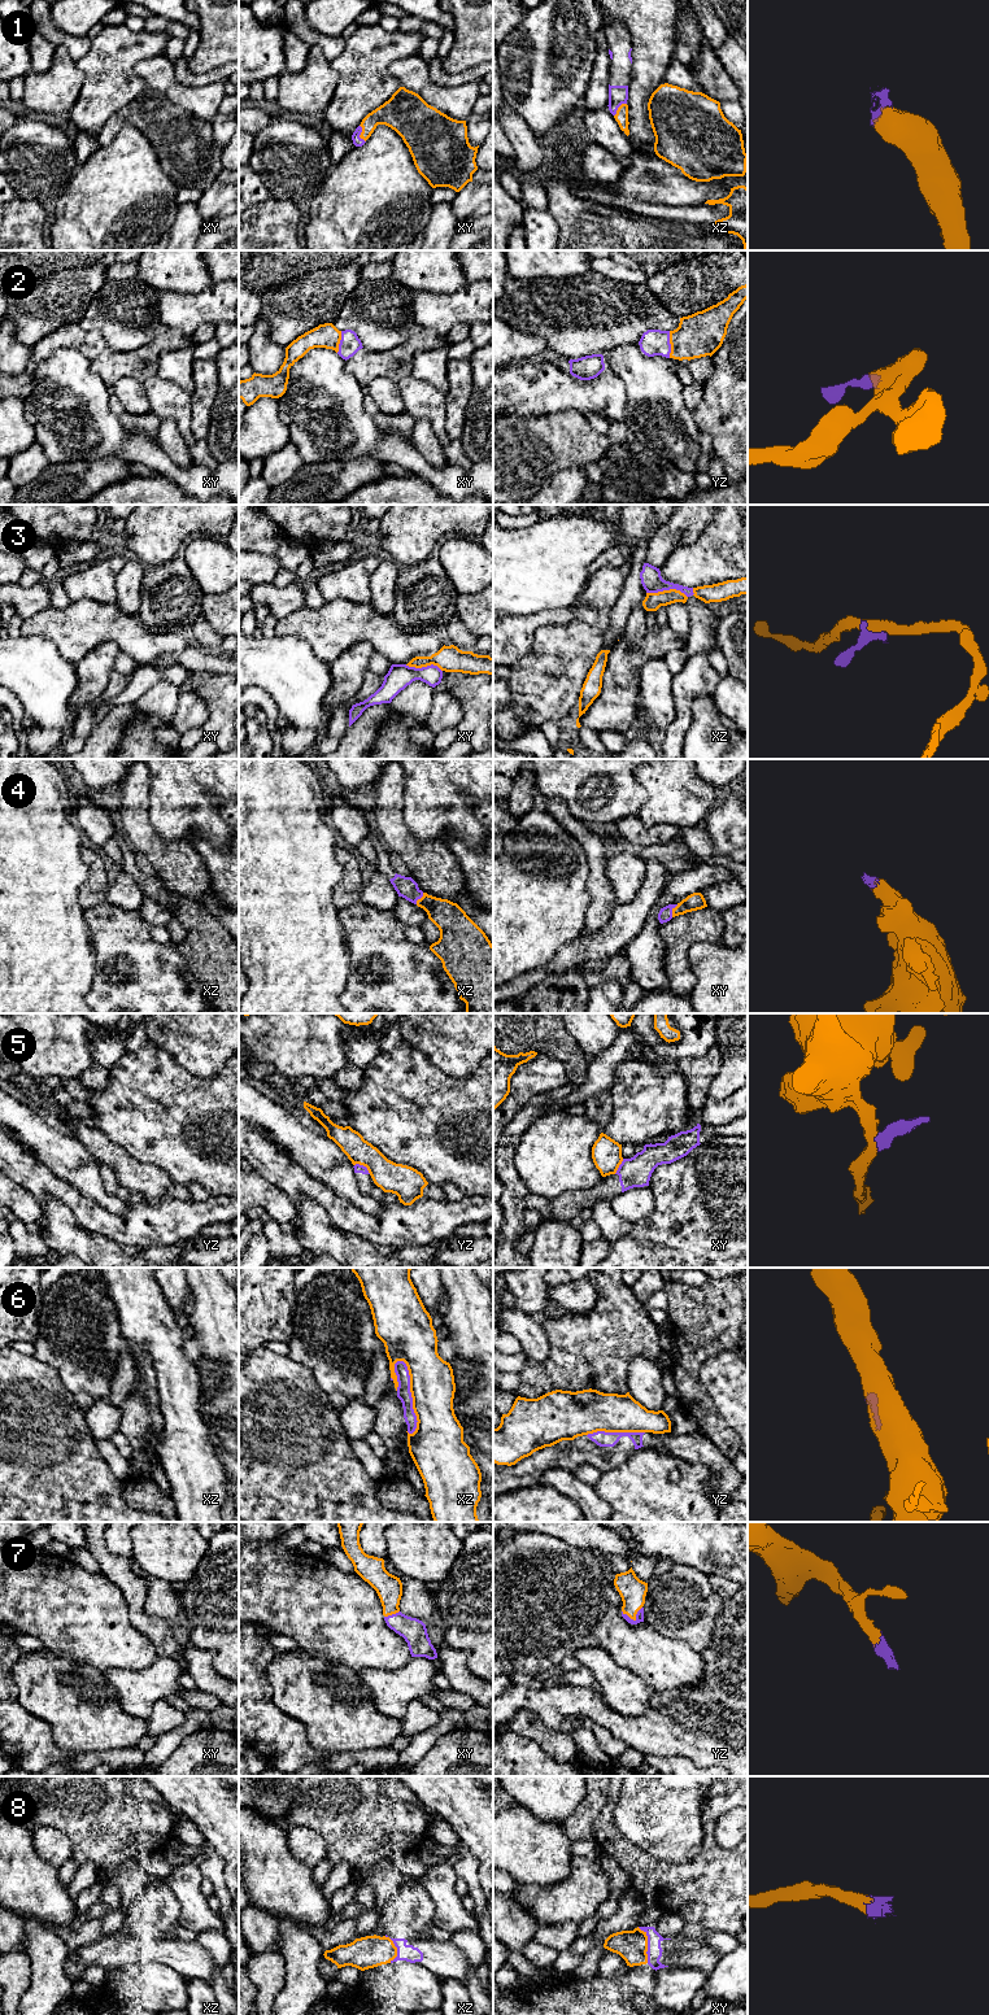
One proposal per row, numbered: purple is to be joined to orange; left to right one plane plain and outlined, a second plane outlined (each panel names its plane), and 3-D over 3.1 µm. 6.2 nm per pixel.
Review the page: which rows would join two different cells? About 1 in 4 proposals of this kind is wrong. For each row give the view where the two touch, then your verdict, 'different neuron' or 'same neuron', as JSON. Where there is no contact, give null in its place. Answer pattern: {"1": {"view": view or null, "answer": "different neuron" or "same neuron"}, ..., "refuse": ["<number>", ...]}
{"1": {"view": "xy", "answer": "same neuron"}, "2": {"view": "yz", "answer": "same neuron"}, "3": {"view": "xz", "answer": "different neuron"}, "4": {"view": "xy", "answer": "same neuron"}, "5": {"view": "yz", "answer": "different neuron"}, "6": {"view": "xz", "answer": "different neuron"}, "7": {"view": "yz", "answer": "same neuron"}, "8": {"view": "xy", "answer": "same neuron"}, "refuse": ["3", "5", "6"]}

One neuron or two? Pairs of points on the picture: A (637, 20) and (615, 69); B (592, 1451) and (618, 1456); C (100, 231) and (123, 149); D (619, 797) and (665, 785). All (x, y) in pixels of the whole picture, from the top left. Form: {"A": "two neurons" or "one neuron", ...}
{"A": "two neurons", "B": "one neuron", "C": "one neuron", "D": "two neurons"}

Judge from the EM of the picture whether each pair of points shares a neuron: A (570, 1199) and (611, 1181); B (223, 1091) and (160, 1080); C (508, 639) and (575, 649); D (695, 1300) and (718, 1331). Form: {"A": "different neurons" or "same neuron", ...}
{"A": "same neuron", "B": "same neuron", "C": "different neurons", "D": "same neuron"}

